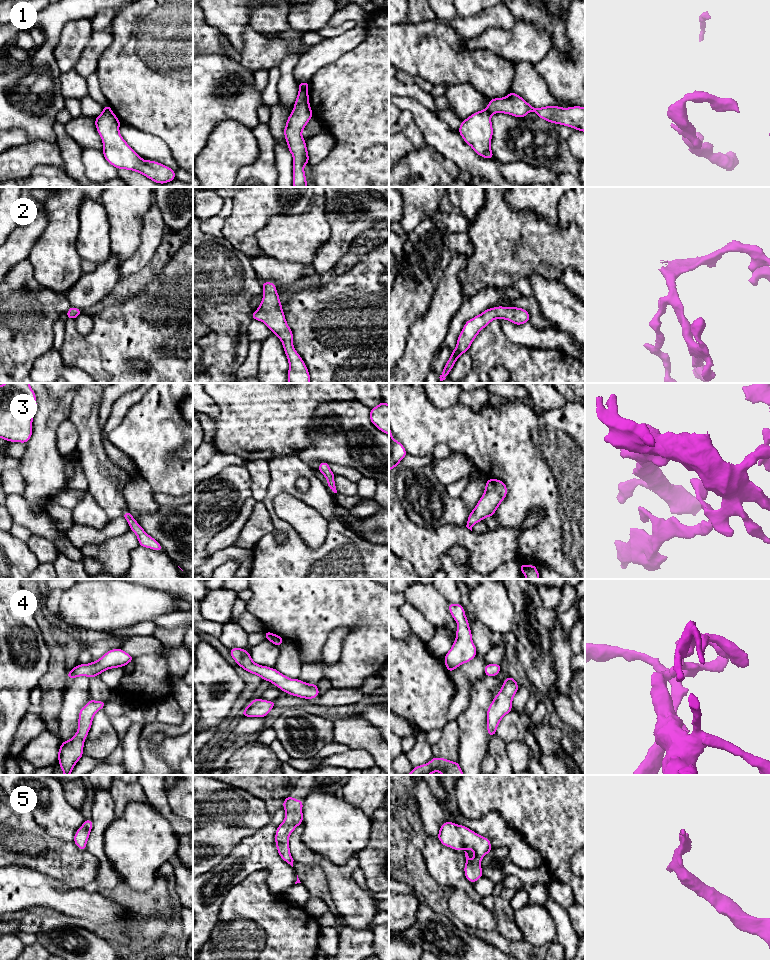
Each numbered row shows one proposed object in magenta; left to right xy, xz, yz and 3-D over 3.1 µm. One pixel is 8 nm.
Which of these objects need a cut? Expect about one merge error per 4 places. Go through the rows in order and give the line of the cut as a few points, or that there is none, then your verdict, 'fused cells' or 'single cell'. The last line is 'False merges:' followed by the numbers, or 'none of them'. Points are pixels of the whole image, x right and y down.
1: xz (299, 89), (306, 91) | fused cells
2: no cut | single cell
3: no cut | single cell
4: no cut | single cell
5: no cut | single cell
False merges: 1

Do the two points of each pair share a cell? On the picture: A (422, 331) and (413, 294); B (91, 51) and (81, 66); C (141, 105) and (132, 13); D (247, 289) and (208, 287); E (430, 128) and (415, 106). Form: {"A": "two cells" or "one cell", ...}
{"A": "two cells", "B": "one cell", "C": "one cell", "D": "one cell", "E": "one cell"}

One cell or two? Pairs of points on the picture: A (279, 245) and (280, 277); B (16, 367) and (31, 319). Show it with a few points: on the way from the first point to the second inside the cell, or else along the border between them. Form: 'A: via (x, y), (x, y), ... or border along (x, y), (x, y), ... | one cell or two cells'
A: border along (261, 252), (277, 260), (296, 261), (303, 264) | two cells
B: via (16, 355), (16, 334), (19, 331) | one cell

